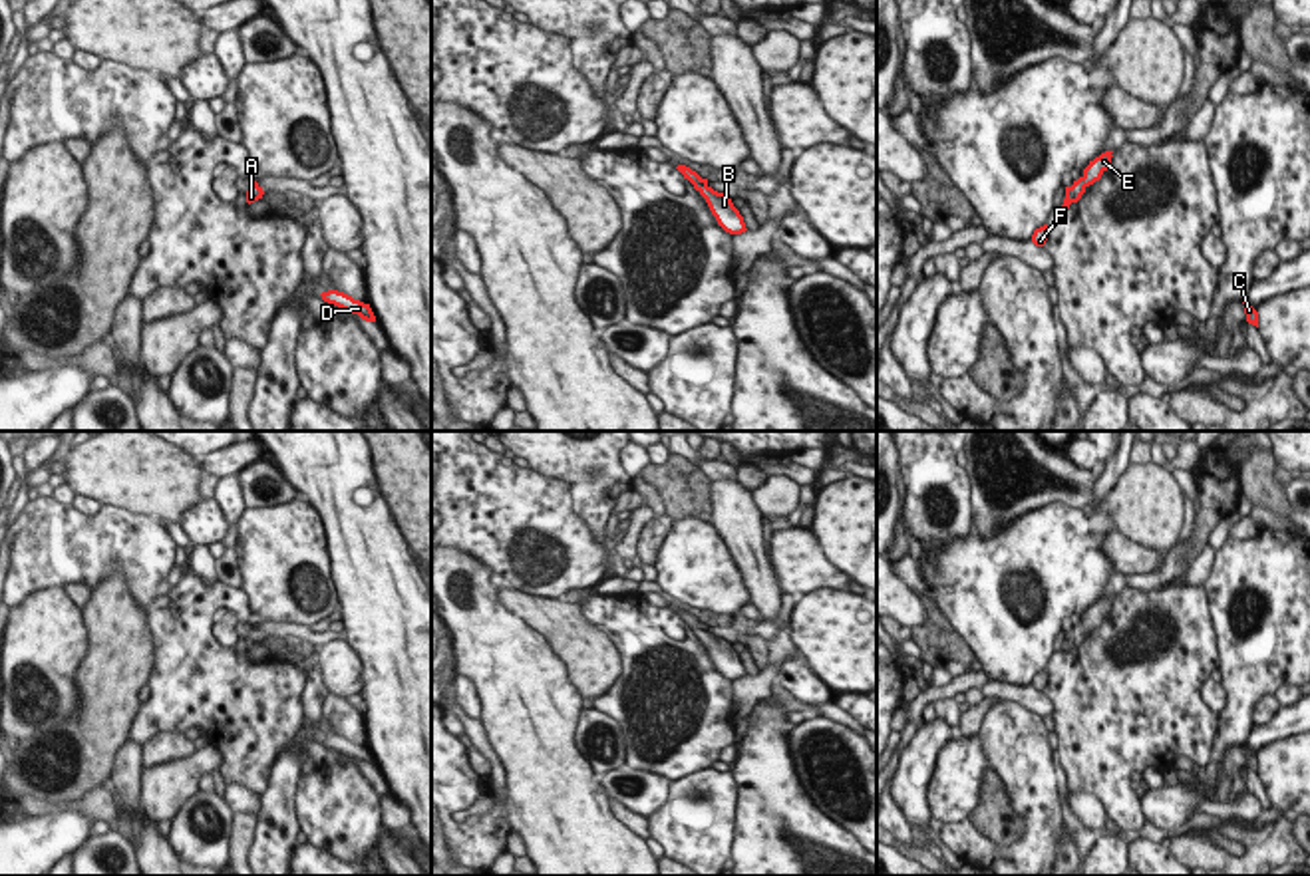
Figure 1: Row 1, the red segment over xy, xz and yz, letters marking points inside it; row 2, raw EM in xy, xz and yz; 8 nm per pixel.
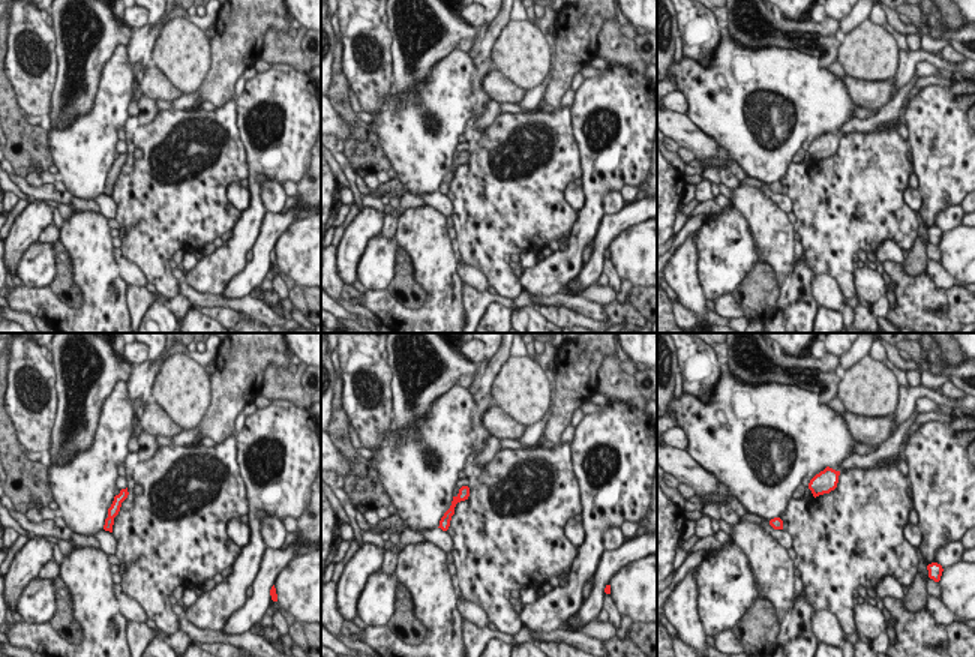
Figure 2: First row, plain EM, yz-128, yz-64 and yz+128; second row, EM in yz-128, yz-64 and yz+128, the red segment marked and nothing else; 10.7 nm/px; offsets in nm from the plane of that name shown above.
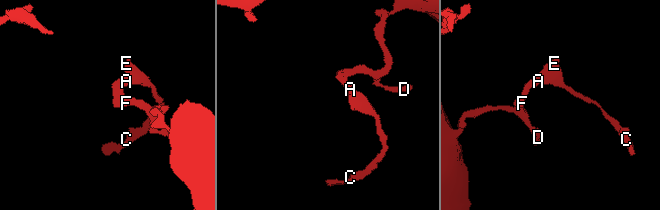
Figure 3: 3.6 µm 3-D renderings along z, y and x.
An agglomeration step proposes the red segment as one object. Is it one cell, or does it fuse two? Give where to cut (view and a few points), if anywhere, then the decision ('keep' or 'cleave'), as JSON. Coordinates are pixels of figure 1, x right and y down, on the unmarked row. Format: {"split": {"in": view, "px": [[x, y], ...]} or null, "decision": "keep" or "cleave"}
{"split": null, "decision": "keep"}

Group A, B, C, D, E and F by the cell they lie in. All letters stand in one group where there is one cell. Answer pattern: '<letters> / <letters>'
A B C D E F

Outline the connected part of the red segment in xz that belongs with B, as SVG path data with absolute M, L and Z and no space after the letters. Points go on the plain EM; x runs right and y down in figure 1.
M686 610L676 612L684 624L688 624L694 634L706 644L712 659L716 661L718 669L730 677L730 679L741 679L745 677L745 667L739 656L734 652L732 644L726 642L724 638L714 636L708 630L708 624L702 624L696 616L692 616Z

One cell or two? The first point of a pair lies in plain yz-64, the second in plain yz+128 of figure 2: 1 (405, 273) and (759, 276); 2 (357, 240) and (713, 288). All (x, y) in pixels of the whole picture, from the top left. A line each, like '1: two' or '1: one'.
1: one
2: two

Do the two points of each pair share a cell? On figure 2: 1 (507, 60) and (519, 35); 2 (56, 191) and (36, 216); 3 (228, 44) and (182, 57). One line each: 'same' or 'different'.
1: same
2: different
3: different

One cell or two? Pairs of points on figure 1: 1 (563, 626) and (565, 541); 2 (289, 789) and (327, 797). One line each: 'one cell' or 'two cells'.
1: two cells
2: two cells

